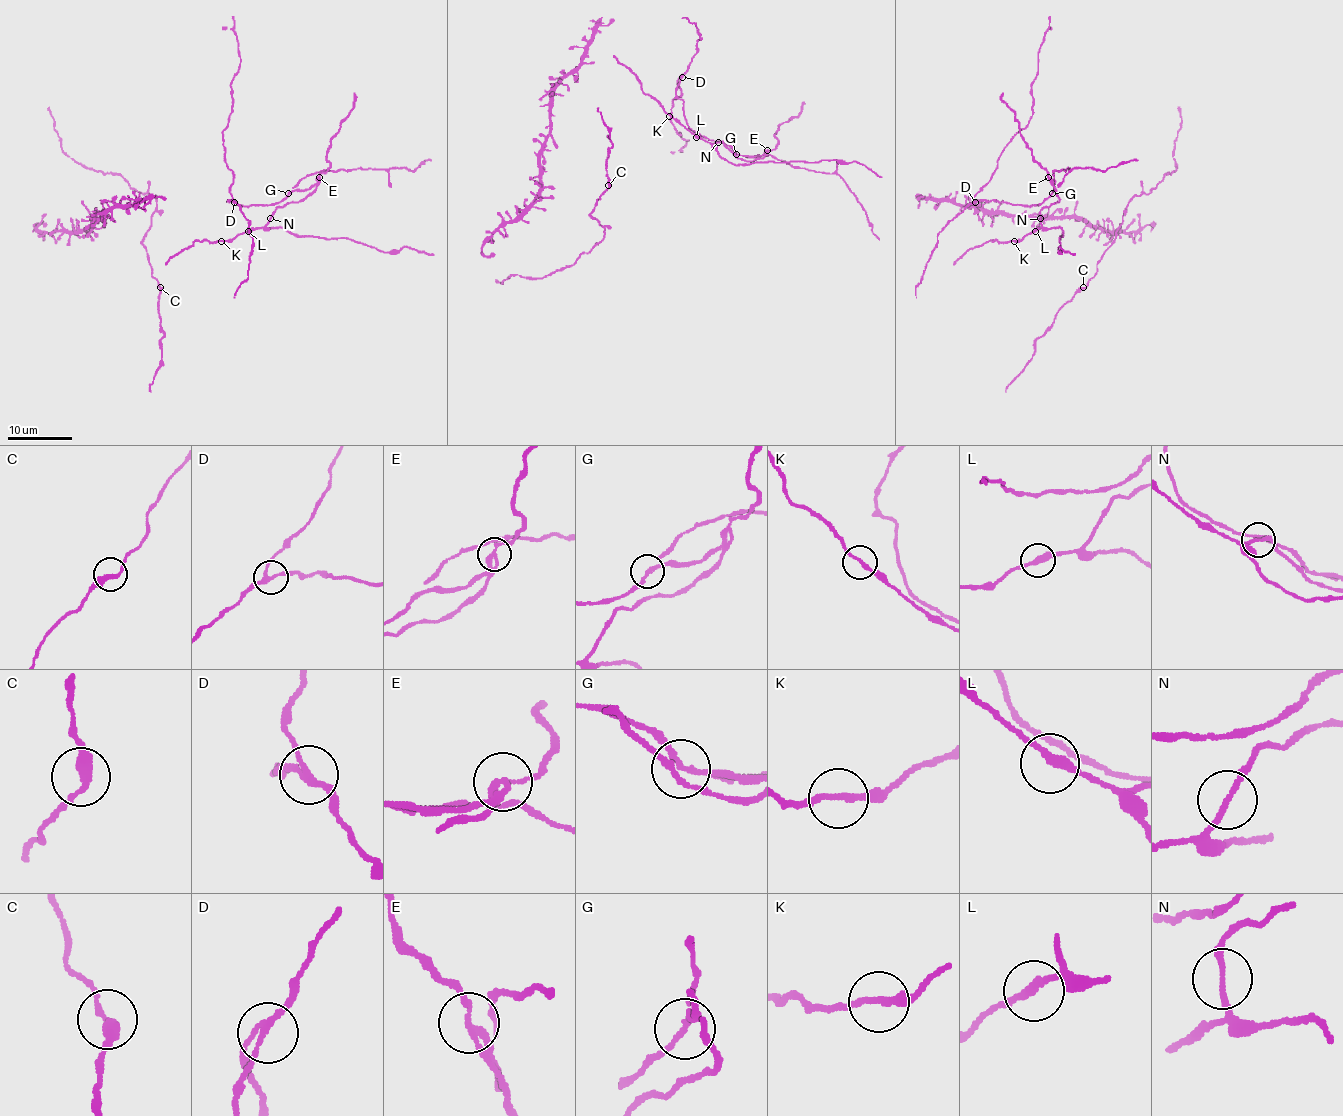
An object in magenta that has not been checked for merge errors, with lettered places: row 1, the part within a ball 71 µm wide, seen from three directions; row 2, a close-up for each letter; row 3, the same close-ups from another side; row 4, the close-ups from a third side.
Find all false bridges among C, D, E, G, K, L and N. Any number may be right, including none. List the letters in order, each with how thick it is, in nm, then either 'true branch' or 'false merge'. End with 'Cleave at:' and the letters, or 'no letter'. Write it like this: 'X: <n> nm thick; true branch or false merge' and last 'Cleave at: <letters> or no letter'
C: 300 nm thick; true branch
D: 180 nm thick; true branch
E: 190 nm thick; false merge
G: 150 nm thick; false merge
K: 200 nm thick; true branch
L: 280 nm thick; true branch
N: 170 nm thick; true branch
Cleave at: E, G

